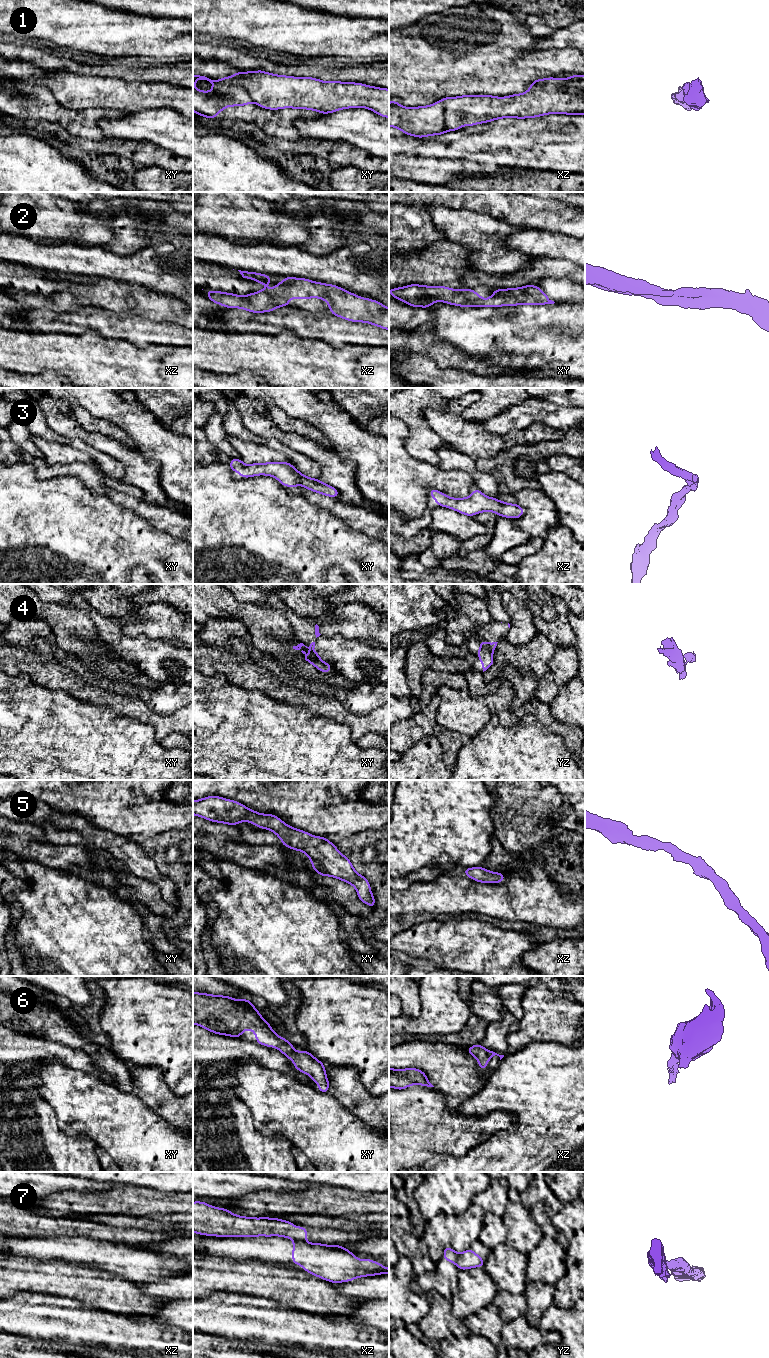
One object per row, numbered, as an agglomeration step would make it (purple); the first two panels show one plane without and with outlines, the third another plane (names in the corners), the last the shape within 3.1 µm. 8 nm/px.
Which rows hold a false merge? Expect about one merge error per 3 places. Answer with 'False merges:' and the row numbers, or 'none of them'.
False merges: 1, 4, 7

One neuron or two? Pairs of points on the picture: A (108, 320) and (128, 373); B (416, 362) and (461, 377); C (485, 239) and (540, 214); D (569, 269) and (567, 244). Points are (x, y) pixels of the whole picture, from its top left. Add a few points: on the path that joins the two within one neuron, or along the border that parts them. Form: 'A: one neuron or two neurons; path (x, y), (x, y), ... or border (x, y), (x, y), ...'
A: two neurons; border (93, 330), (106, 337), (128, 339), (137, 346)
B: one neuron; path (427, 373), (431, 377), (450, 377)
C: two neurons; border (492, 216), (511, 225), (524, 228)
D: two neurons; border (545, 257), (563, 258), (574, 264)

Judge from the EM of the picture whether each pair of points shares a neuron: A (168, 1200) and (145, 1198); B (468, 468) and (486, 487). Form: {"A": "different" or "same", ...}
{"A": "same", "B": "same"}

